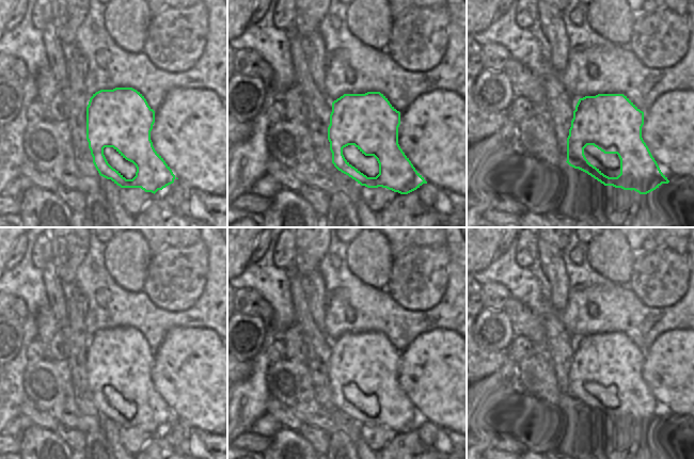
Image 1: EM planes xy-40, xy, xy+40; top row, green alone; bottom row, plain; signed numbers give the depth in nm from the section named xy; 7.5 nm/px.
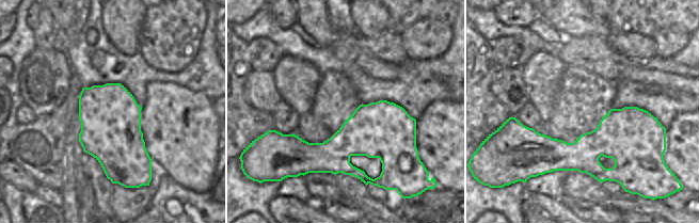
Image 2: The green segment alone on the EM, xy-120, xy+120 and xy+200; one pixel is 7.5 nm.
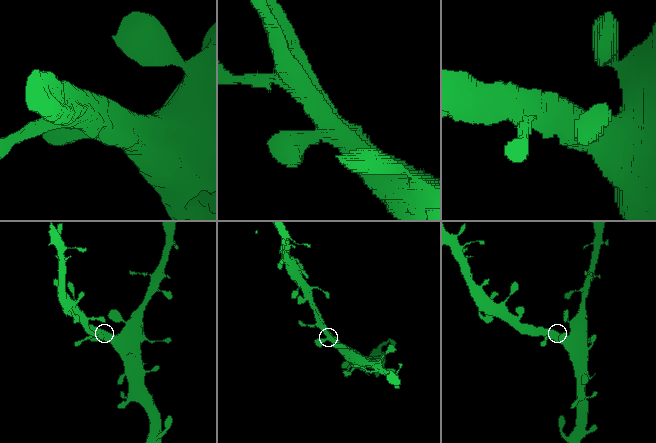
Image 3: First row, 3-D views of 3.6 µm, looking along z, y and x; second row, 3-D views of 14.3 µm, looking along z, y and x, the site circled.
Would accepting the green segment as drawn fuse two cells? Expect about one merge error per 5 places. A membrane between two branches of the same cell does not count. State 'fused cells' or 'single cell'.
single cell

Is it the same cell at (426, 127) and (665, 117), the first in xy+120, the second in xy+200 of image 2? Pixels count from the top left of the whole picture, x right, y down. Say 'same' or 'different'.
different

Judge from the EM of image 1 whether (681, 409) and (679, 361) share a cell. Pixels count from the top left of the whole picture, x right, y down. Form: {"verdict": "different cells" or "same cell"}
{"verdict": "same cell"}

